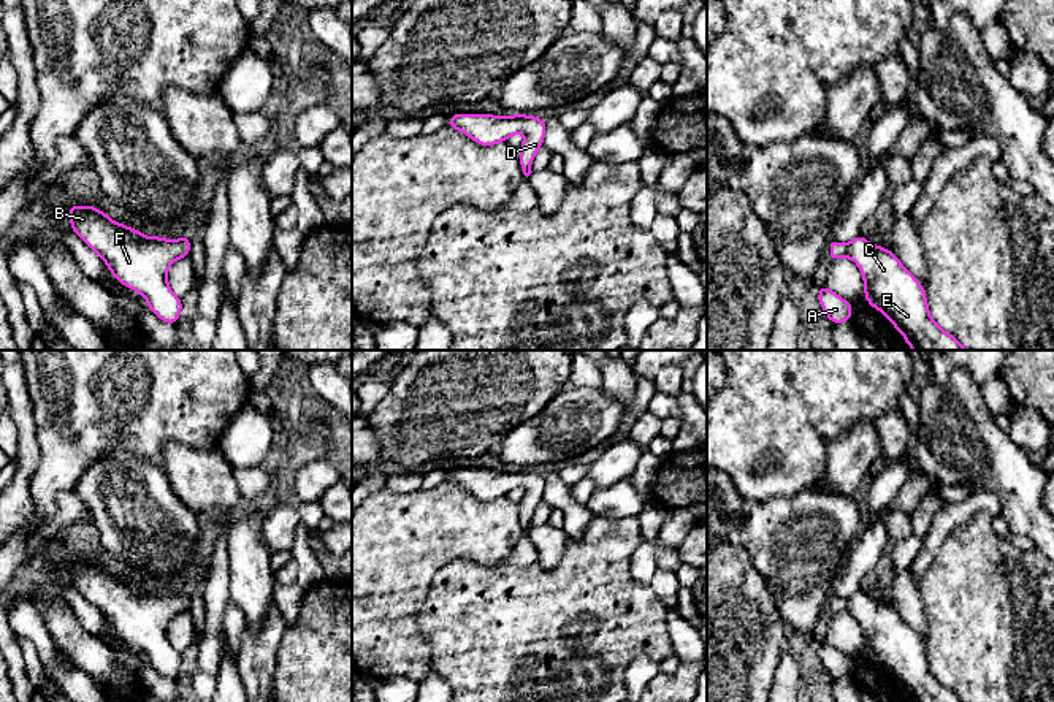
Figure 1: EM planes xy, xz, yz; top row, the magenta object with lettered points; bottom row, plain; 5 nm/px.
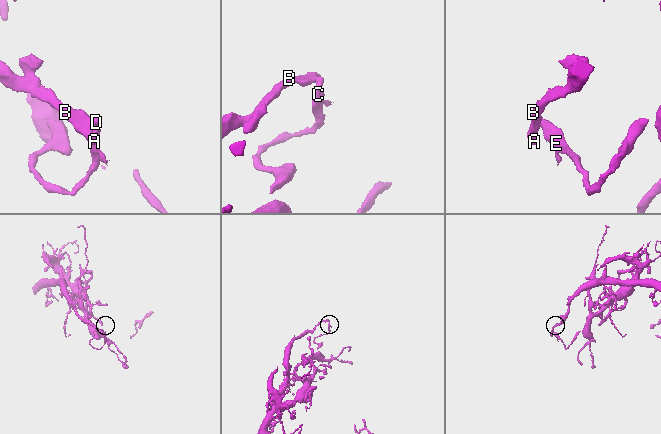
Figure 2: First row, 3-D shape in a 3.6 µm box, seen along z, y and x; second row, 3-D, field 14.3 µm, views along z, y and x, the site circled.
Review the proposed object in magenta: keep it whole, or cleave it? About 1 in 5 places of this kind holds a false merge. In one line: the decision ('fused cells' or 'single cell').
single cell

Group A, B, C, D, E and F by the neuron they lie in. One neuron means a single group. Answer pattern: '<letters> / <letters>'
A B C D E F

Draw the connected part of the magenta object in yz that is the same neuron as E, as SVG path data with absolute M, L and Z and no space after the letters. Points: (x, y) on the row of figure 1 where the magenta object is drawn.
M861 235L850 244L829 242L831 263L851 257L861 268L865 299L881 311L913 350L968 350L930 317L926 292L896 254L870 244Z

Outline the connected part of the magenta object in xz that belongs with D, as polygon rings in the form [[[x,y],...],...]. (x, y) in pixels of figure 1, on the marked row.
[[[452,114],[447,125],[466,133],[480,146],[493,146],[507,141],[514,133],[523,132],[526,138],[520,146],[520,165],[526,177],[533,173],[533,157],[542,147],[545,136],[545,119],[525,114],[514,114],[512,117]]]

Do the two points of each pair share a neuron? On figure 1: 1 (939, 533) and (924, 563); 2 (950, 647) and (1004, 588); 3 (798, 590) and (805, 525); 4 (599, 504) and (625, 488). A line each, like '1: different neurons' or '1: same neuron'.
1: same neuron
2: same neuron
3: same neuron
4: same neuron

